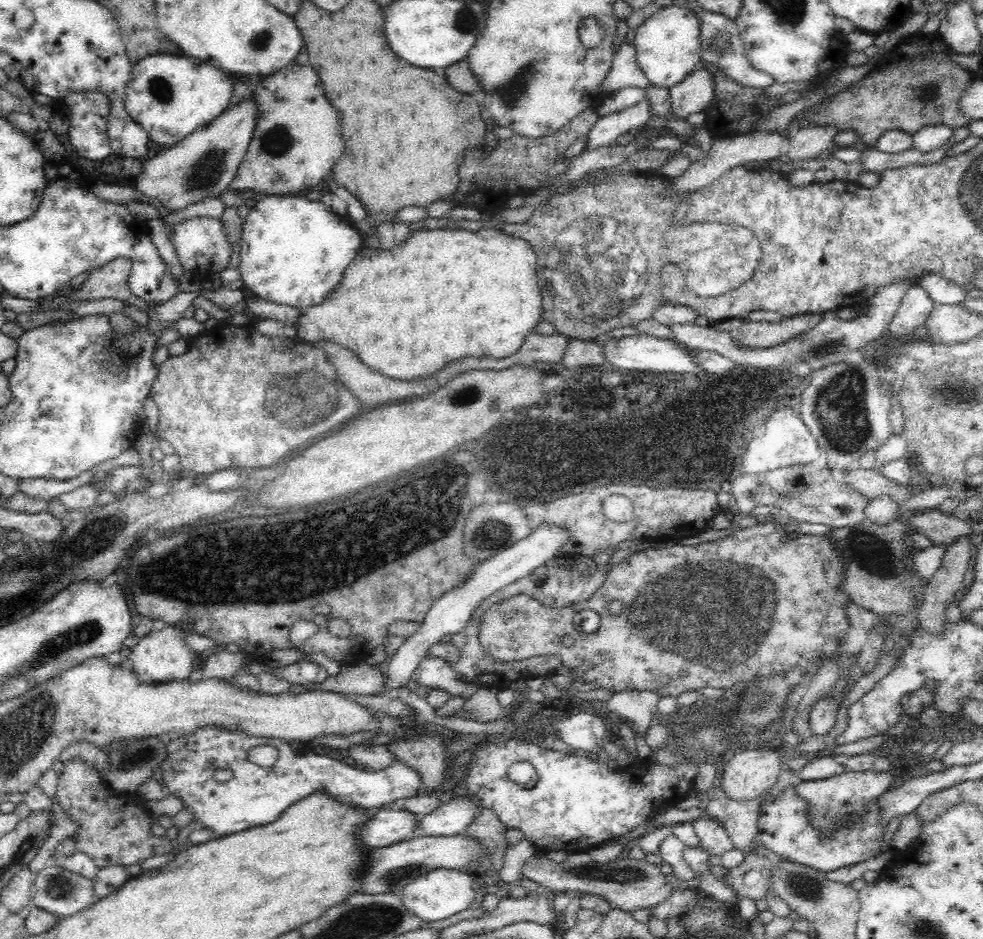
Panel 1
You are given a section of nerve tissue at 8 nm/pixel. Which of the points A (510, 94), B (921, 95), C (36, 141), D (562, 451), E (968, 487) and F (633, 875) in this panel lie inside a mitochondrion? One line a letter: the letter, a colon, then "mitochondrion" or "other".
A: mitochondrion
B: mitochondrion
C: other
D: mitochondrion
E: other
F: mitochondrion

